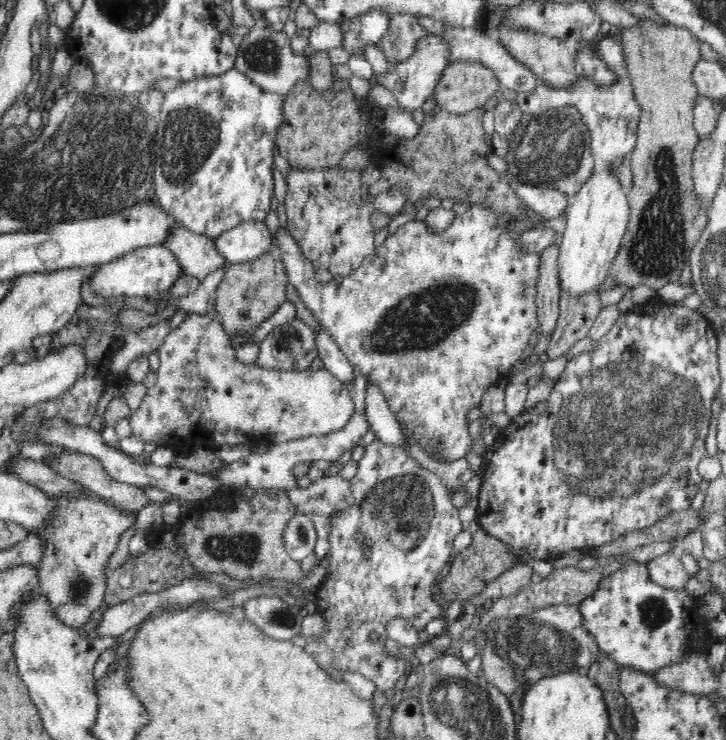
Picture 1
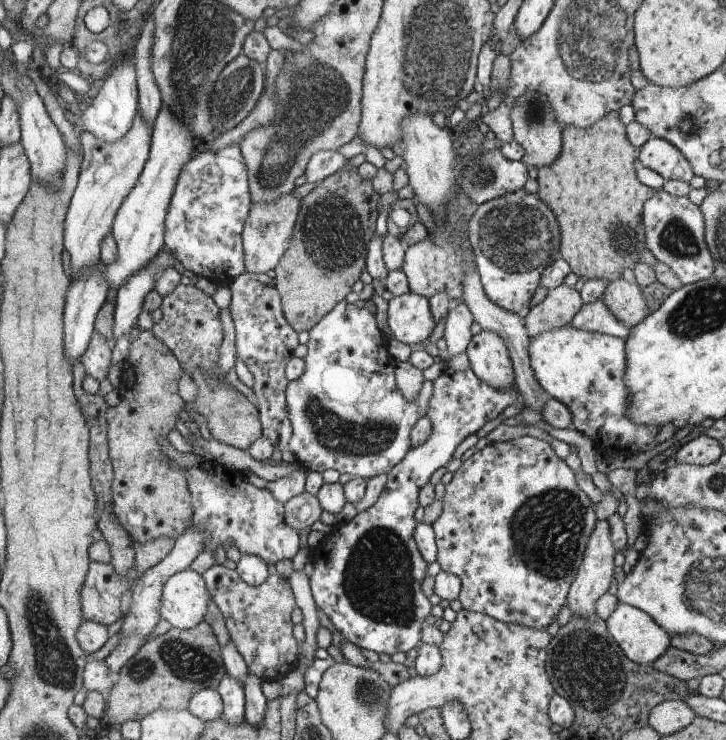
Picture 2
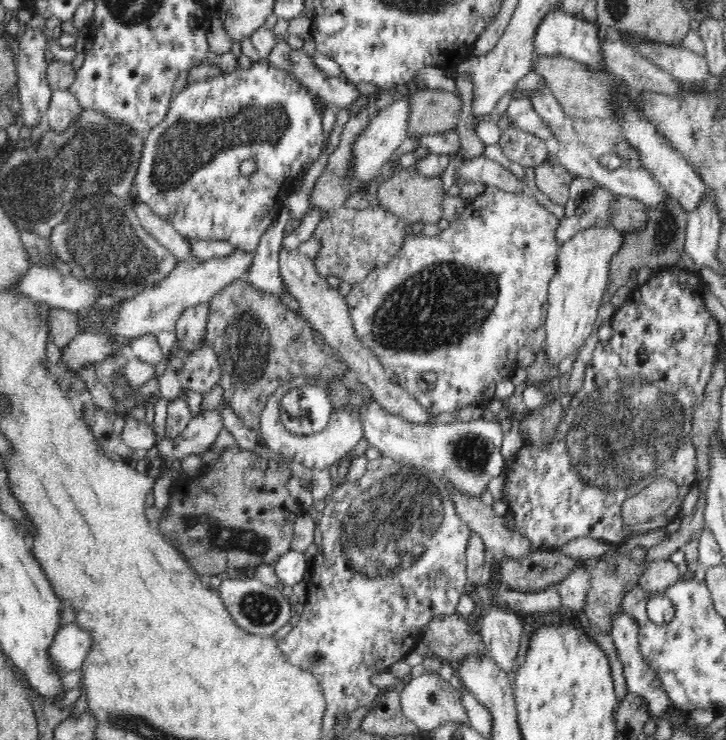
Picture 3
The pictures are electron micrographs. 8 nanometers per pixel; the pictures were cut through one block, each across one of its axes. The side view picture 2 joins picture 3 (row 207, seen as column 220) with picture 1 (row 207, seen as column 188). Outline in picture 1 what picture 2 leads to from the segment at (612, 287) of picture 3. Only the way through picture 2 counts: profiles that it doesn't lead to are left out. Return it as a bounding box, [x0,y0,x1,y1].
[609,18,708,289]

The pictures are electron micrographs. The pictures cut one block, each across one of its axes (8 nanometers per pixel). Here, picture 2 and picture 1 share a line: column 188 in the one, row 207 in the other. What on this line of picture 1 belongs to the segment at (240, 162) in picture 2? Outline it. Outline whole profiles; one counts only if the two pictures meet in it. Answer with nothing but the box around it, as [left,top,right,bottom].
[153,69,282,238]

